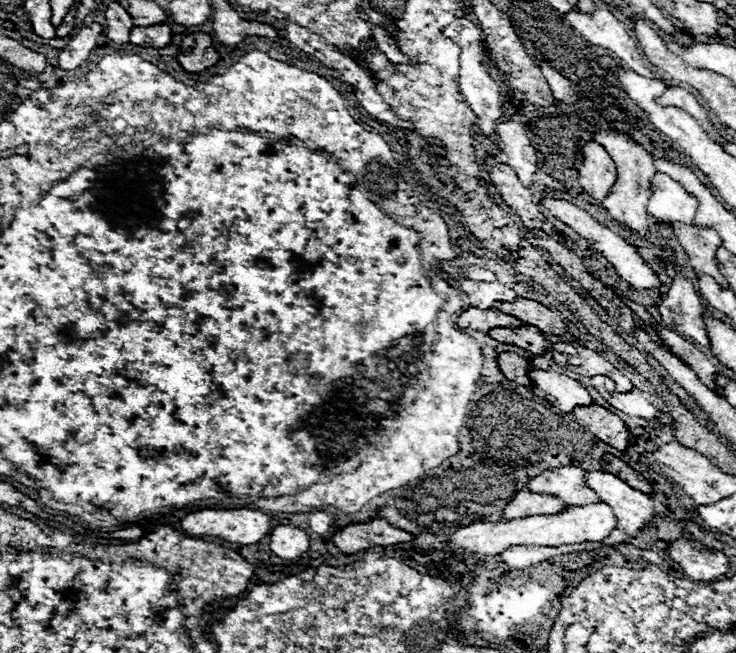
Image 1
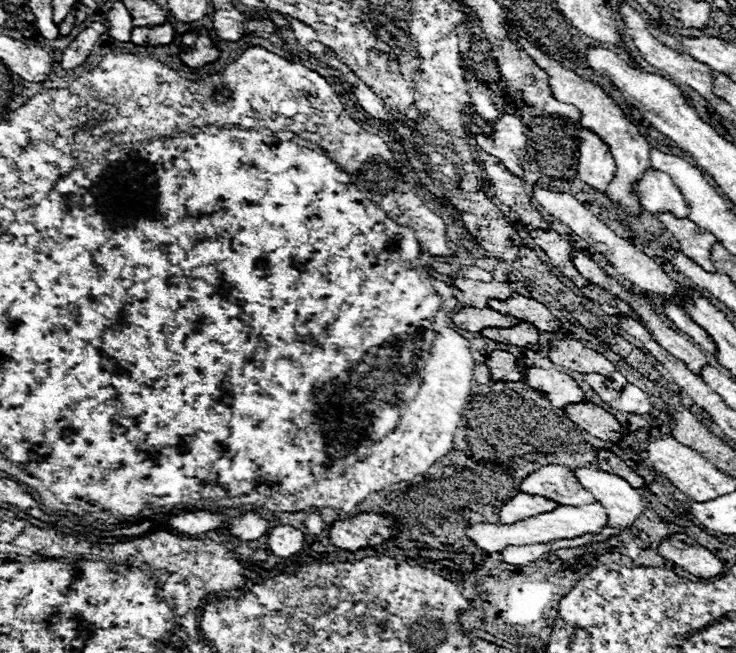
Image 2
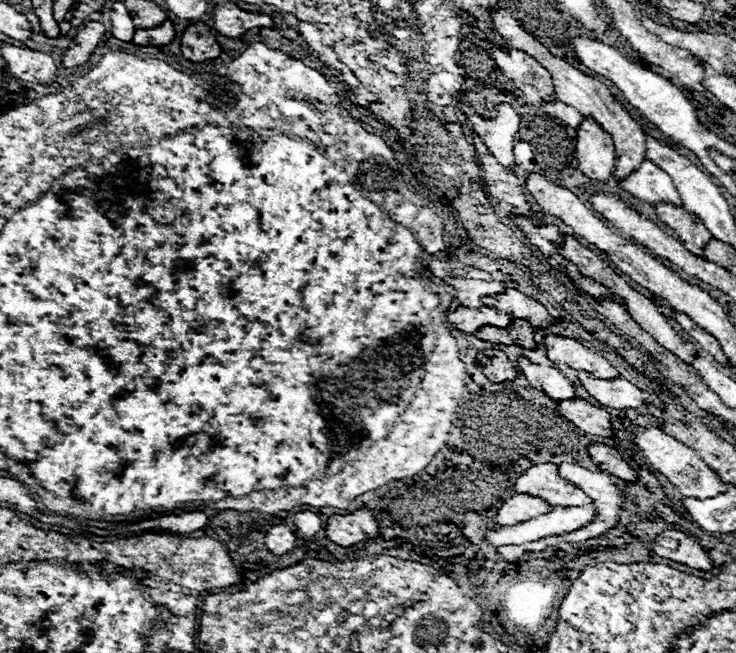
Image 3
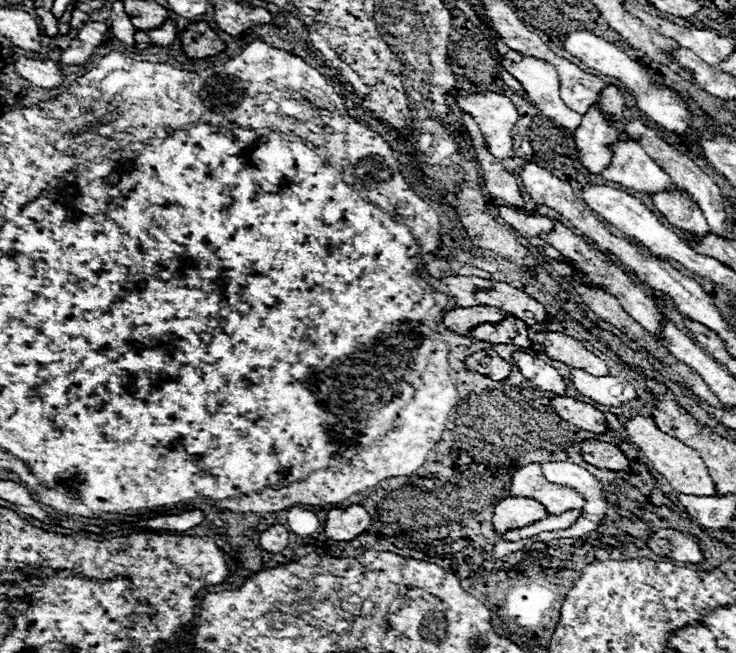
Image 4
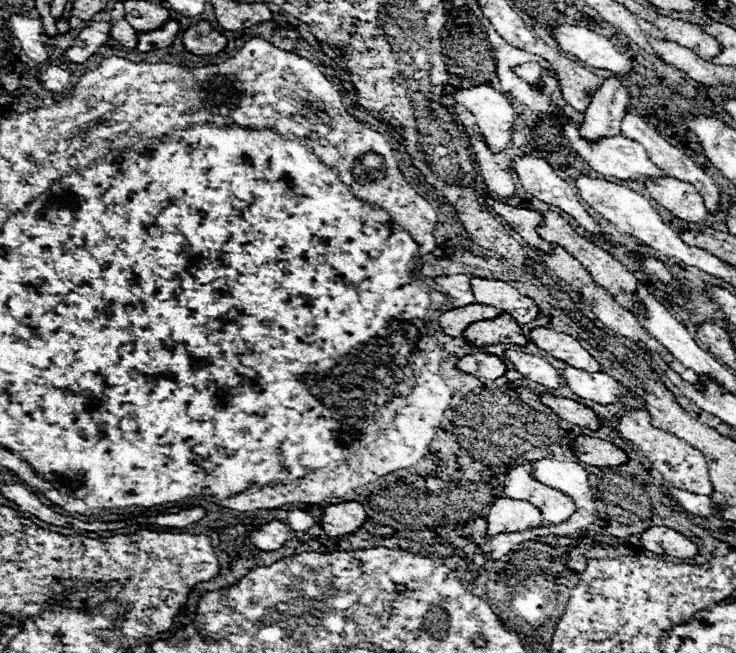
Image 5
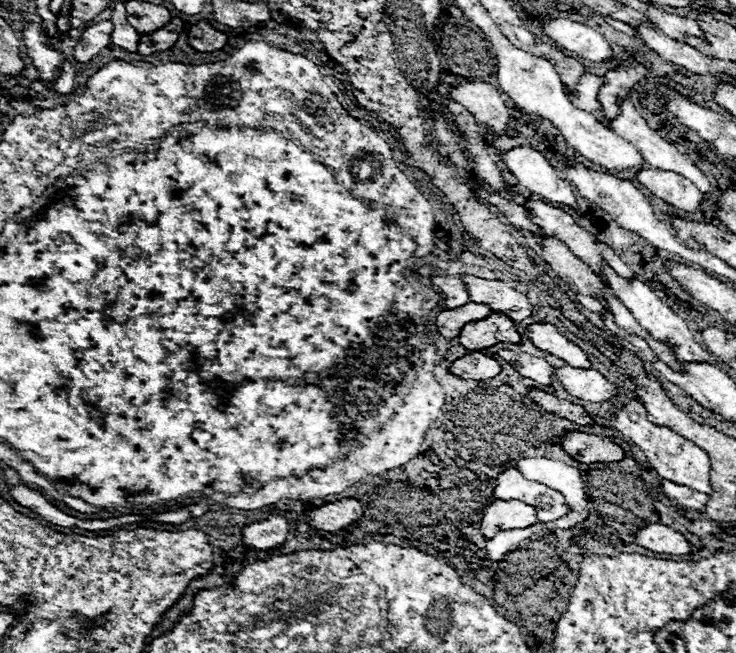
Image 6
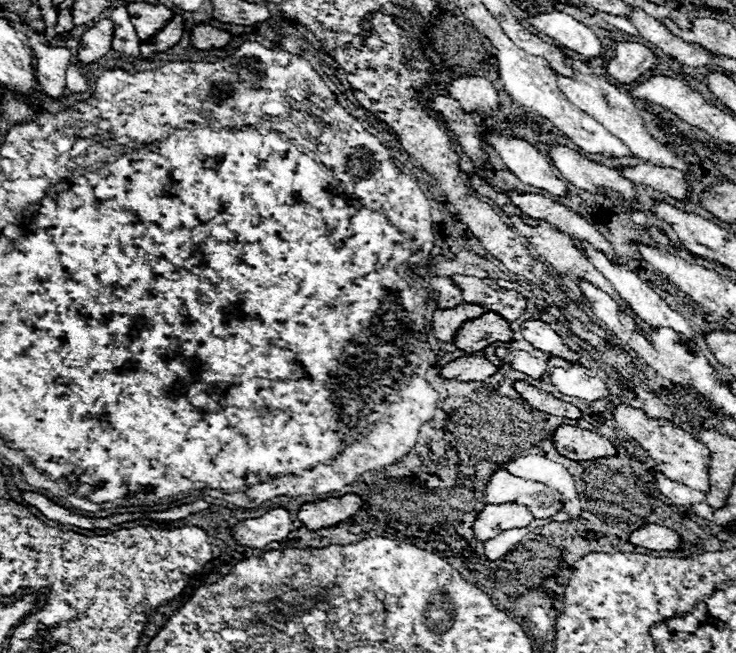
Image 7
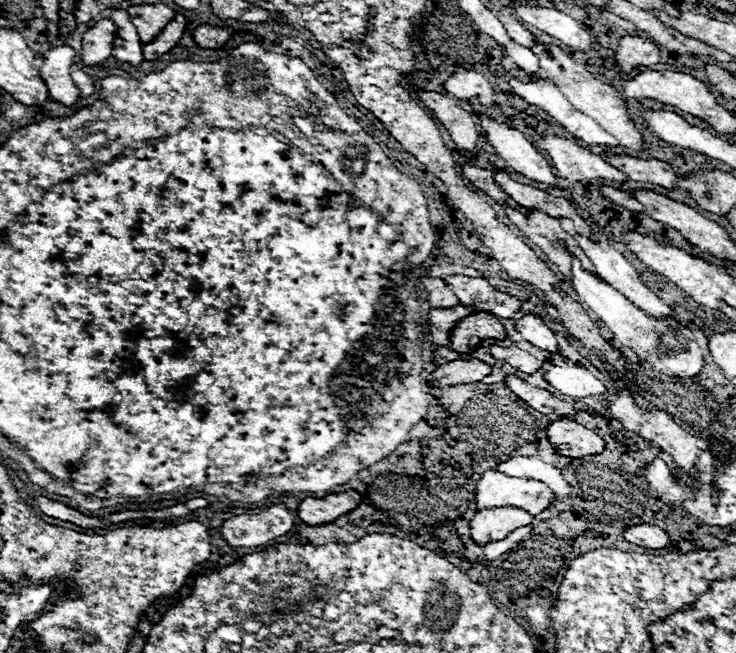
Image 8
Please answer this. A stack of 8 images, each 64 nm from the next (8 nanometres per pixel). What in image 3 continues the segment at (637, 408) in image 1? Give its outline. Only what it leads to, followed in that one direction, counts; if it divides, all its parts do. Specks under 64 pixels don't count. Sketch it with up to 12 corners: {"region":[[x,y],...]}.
{"region":[[578,372],[582,388],[604,406],[644,406],[642,390],[624,378]]}

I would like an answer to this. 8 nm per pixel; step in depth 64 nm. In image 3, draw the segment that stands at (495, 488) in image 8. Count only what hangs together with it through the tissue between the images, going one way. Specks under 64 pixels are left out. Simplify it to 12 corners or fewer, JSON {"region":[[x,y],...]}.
{"region":[[554,464],[528,468],[514,484],[516,494],[540,496],[552,508],[590,504]]}

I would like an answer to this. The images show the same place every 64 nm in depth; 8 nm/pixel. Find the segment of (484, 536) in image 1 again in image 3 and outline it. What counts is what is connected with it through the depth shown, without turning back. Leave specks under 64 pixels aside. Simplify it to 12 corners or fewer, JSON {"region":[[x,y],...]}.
{"region":[[594,506],[552,512],[486,534],[490,544],[524,544],[574,532]]}

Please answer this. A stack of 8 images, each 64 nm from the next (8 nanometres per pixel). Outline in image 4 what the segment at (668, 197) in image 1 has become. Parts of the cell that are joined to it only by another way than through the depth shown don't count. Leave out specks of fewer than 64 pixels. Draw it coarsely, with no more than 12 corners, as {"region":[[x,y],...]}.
{"region":[[612,144],[602,176],[646,194],[672,186],[642,144]]}

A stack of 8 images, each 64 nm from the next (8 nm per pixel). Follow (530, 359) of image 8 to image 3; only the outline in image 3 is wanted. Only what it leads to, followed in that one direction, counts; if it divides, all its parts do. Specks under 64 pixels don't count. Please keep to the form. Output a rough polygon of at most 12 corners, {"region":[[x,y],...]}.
{"region":[[518,358],[522,374],[552,400],[574,398],[572,382],[552,366]]}

